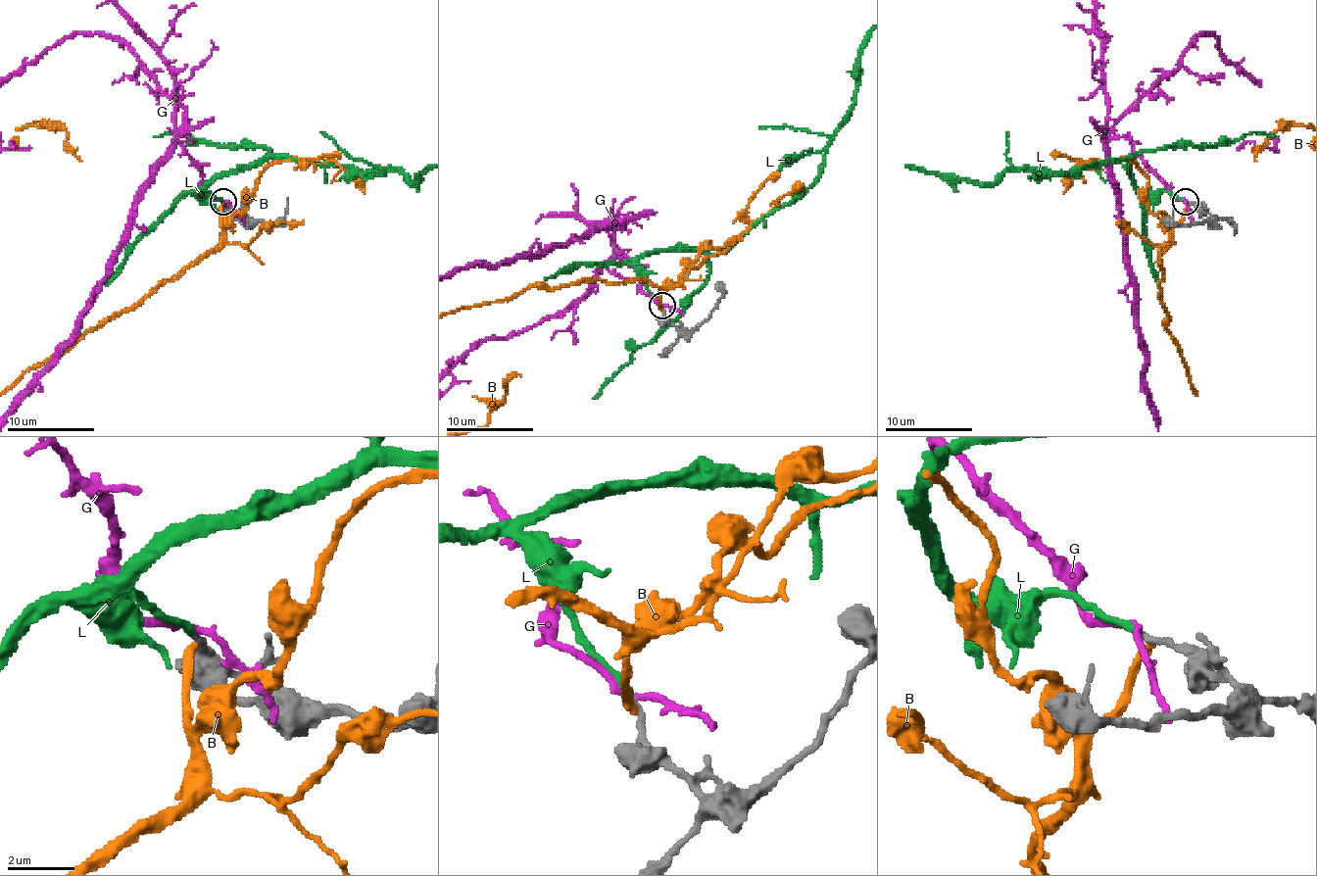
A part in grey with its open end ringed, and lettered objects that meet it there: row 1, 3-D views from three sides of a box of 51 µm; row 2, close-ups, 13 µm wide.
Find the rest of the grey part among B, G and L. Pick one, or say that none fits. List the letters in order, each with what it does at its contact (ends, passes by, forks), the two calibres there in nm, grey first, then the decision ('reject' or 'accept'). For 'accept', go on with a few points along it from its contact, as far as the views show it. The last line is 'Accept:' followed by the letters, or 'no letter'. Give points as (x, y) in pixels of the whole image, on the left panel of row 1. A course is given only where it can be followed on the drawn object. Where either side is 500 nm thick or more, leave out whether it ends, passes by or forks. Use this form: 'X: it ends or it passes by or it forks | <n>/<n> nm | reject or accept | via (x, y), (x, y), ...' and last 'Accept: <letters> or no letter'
B: it ends | 240/240 nm | reject
G: it passes by | 200/200 nm | reject
L: it ends | 200/220 nm | accept | via (221, 202), (209, 191), (198, 193), (218, 178), (269, 159), (395, 170), (411, 182), (436, 165)
Accept: L

